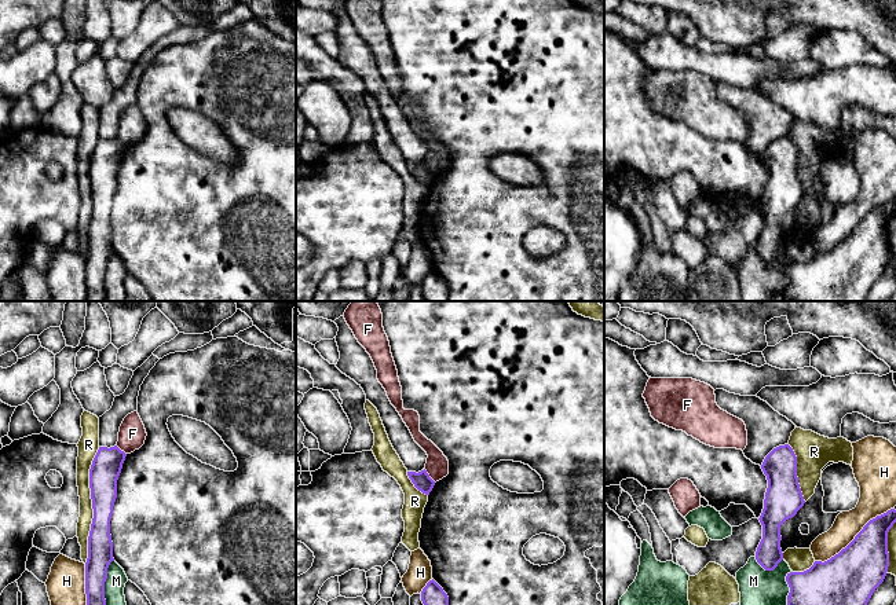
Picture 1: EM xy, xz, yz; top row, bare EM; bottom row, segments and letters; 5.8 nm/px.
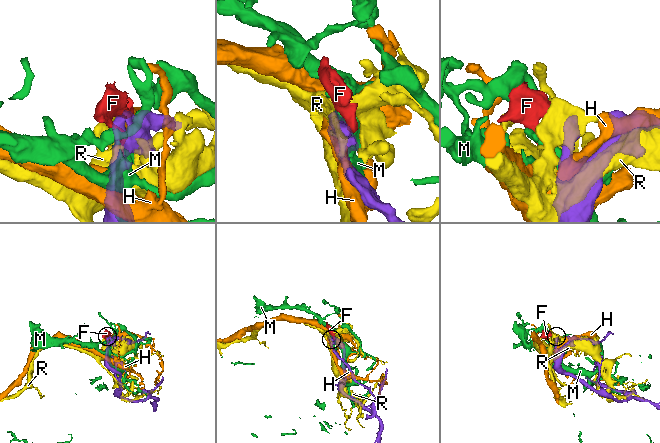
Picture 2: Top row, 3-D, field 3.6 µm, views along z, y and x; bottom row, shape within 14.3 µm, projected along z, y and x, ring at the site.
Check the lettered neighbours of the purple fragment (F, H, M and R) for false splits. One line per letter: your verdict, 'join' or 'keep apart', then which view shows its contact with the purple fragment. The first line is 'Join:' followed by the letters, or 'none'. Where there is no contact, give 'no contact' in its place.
Join: none
F: keep apart; meets purple in xz
H: keep apart; meets purple in yz
M: keep apart; meets purple in xy
R: keep apart; meets purple in xy

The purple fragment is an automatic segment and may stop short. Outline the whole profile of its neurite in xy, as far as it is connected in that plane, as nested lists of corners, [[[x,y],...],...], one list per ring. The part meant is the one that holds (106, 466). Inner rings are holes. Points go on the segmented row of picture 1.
[[[117,446],[99,447],[91,469],[89,488],[94,518],[88,536],[88,558],[85,562],[87,605],[106,605],[105,582],[113,558],[110,518],[117,498],[117,480],[127,454]]]

